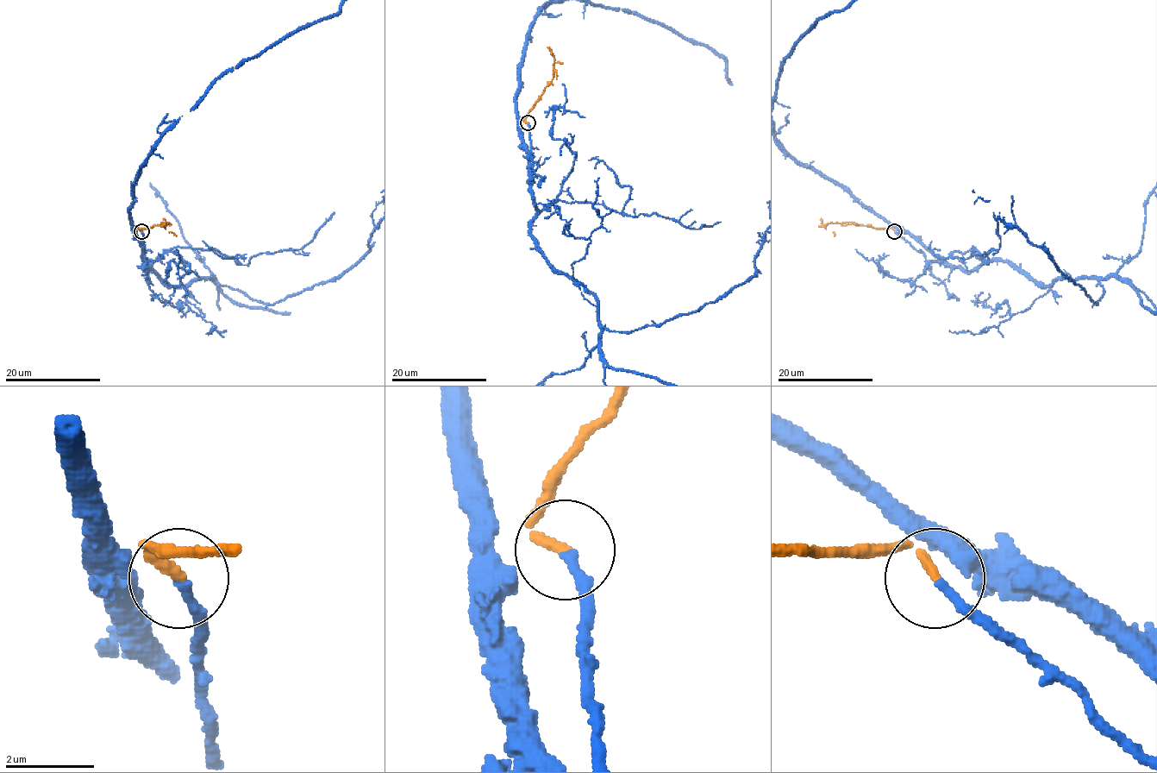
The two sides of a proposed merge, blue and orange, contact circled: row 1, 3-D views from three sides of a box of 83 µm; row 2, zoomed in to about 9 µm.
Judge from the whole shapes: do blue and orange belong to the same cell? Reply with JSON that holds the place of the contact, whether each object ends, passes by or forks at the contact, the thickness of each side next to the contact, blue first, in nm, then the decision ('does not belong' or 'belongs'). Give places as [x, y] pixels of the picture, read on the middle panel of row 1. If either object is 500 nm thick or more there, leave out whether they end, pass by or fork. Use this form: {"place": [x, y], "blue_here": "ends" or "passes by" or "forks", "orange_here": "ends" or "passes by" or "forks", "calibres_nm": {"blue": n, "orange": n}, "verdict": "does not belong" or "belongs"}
{"place": [528, 122], "blue_here": "passes by", "orange_here": "ends", "calibres_nm": {"blue": 150, "orange": 240}, "verdict": "belongs"}

